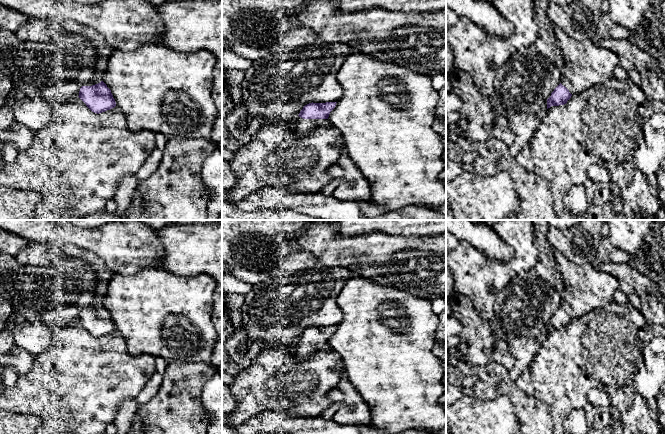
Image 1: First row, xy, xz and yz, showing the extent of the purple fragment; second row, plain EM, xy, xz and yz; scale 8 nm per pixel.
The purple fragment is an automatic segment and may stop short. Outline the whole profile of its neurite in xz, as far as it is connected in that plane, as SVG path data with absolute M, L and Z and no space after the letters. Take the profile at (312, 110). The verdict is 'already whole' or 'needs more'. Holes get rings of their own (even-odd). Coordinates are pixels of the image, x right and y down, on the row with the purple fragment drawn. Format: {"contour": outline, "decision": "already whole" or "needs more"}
{"contour": "M337 102L309 103L303 107L296 120L296 135L307 135L315 127L333 127L328 121Z", "decision": "needs more"}

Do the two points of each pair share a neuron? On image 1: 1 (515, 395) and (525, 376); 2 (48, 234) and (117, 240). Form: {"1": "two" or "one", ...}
{"1": "two", "2": "one"}

